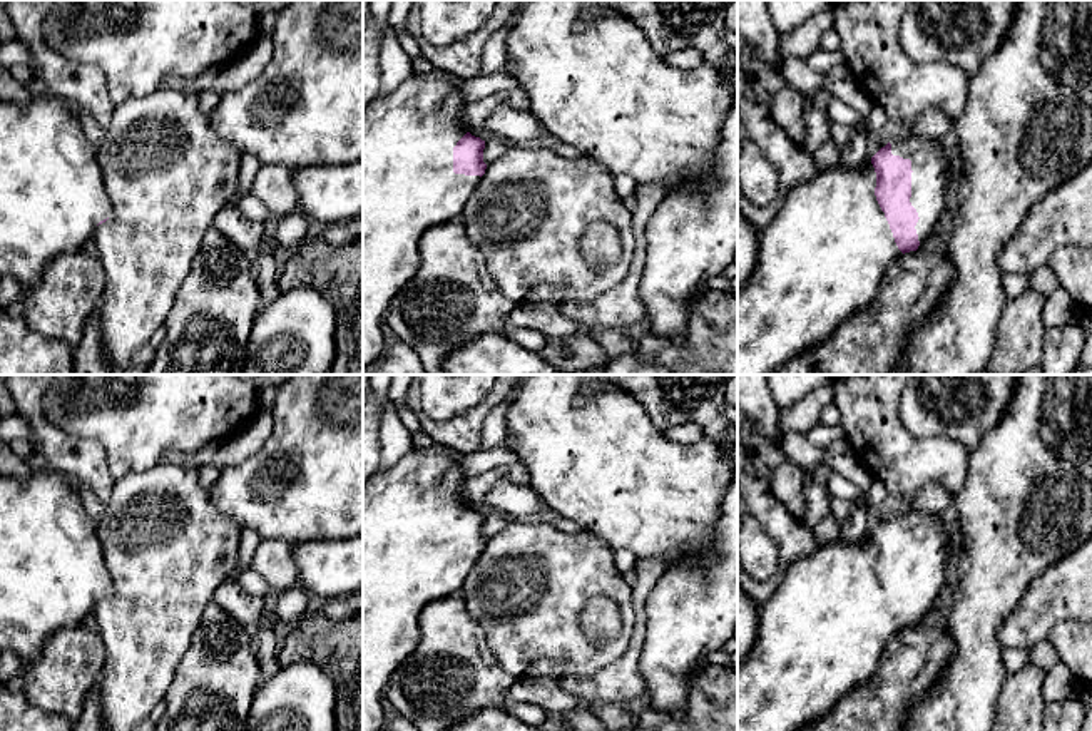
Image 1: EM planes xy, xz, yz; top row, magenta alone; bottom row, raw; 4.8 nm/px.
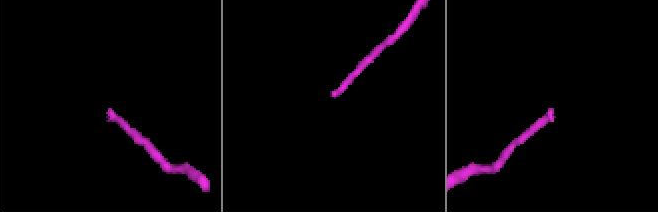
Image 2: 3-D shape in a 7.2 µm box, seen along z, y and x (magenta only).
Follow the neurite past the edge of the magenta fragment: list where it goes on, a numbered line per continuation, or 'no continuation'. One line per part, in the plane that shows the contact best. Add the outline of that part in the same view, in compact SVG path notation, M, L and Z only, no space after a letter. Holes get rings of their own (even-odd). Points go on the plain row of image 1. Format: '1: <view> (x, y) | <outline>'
1: yz (930, 571) | M913 509L893 514L890 519L893 530L911 535L910 577L920 592L915 604L921 619L933 611L952 574L948 564L948 527L943 515L920 514Z

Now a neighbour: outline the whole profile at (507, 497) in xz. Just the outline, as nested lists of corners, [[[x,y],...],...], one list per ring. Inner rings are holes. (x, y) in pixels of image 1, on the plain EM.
[[[502,478],[487,495],[487,505],[508,517],[522,517],[547,509],[542,497],[528,485],[517,485],[508,478]]]

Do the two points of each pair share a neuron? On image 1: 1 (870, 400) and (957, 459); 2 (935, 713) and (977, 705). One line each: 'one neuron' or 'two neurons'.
1: one neuron
2: one neuron

